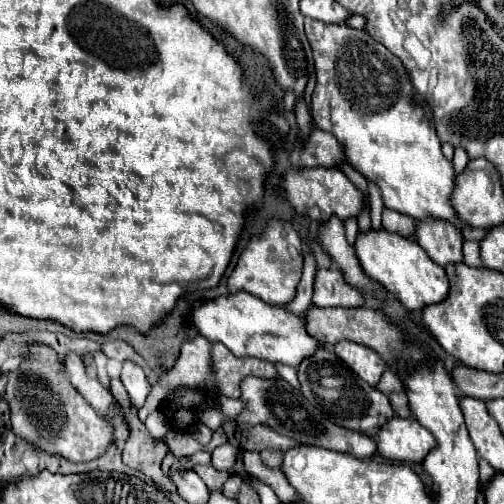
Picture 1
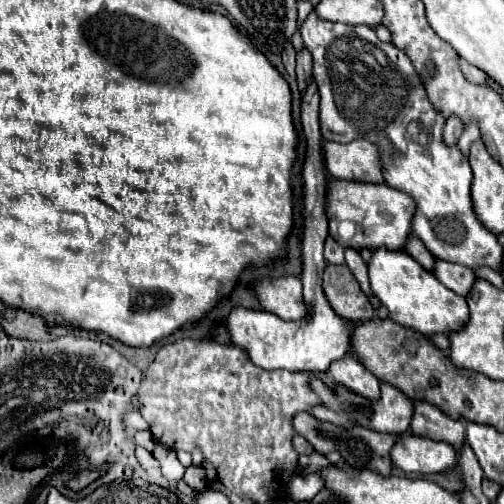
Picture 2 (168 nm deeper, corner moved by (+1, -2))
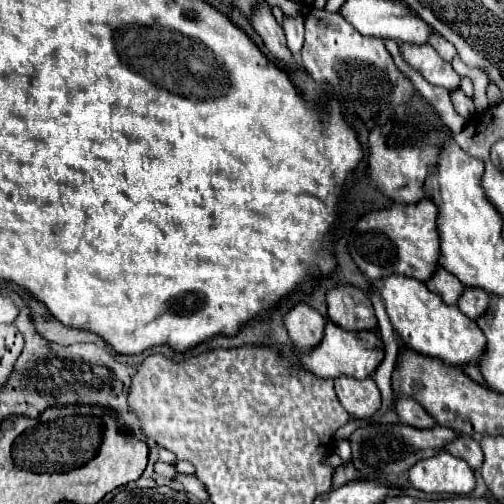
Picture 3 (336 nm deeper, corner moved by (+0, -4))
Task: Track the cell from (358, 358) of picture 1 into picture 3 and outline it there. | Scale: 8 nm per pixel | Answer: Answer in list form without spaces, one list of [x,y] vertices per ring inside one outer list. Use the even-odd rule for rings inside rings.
[[[341,376],[335,380],[335,392],[343,408],[355,418],[371,418],[381,408],[381,394],[373,378],[353,380]]]

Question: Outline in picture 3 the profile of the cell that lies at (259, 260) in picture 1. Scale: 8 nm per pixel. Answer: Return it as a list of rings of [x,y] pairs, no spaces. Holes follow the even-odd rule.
[[[303,302],[293,306],[283,320],[289,330],[289,338],[293,340],[293,346],[303,354],[311,352],[311,348],[323,338],[325,318]]]

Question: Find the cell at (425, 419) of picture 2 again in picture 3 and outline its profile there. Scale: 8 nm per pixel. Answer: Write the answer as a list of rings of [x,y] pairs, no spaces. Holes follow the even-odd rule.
[[[459,436],[451,444],[447,444],[447,452],[465,460],[473,470],[479,470],[479,464],[483,464],[483,452],[481,452],[477,438]]]

